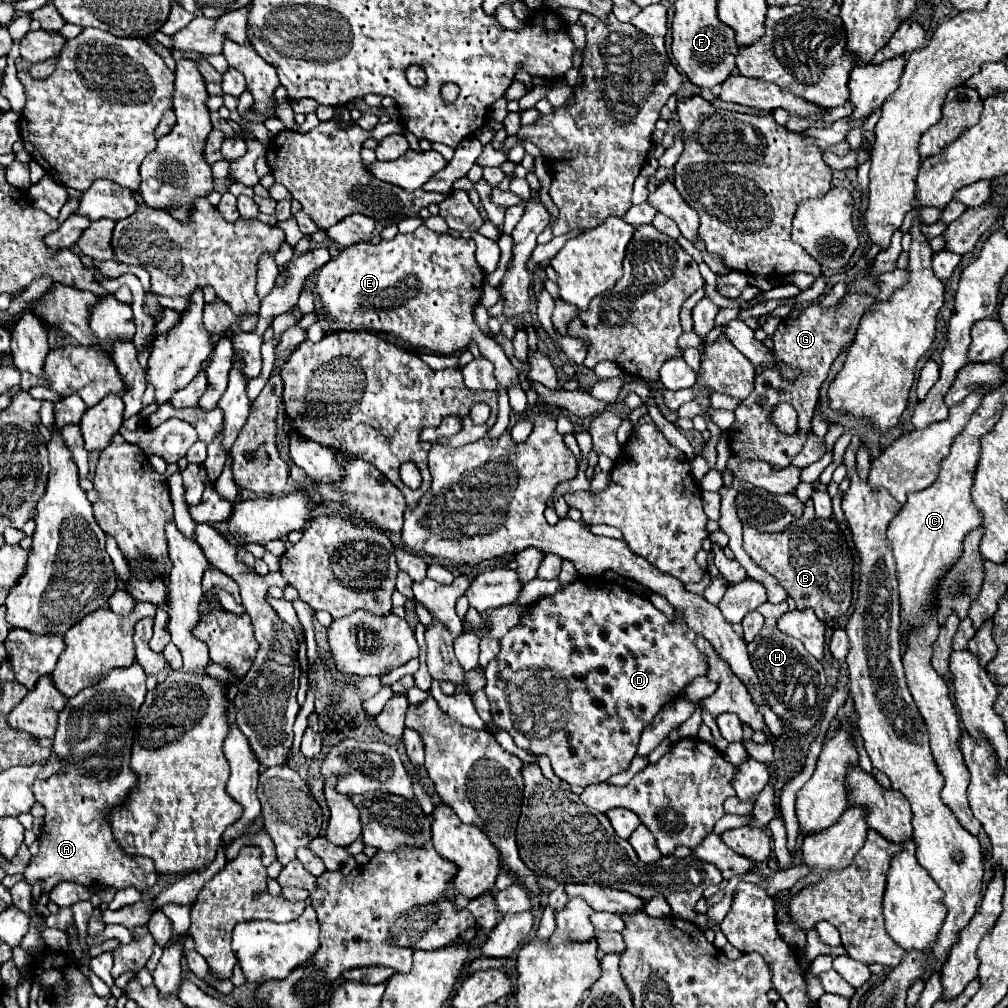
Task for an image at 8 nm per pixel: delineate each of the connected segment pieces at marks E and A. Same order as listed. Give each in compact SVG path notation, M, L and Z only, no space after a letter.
M419 226L411 234L397 234L389 242L371 244L359 242L345 248L339 256L329 260L317 270L315 288L325 312L347 330L367 330L389 342L405 342L411 348L427 348L435 354L457 354L469 340L475 340L481 354L493 362L495 380L501 388L519 386L519 372L505 356L503 348L497 346L491 338L483 336L479 326L473 320L473 310L483 294L485 270L475 260L475 240L473 238L453 238L449 234L433 232L425 226Z
M133 662L127 668L111 670L101 682L99 690L95 688L95 708L85 710L81 706L67 704L59 712L59 724L53 738L53 752L57 754L61 762L61 770L57 776L51 776L47 780L35 780L33 794L35 800L41 802L47 810L45 814L45 828L39 836L39 854L31 858L25 880L29 884L35 884L37 880L43 880L43 890L51 890L57 882L69 880L79 882L83 886L115 886L119 890L135 886L137 890L145 890L155 884L157 872L151 858L143 856L129 856L119 848L115 842L107 822L105 822L105 808L113 808L125 802L125 796L135 788L137 776L129 768L129 756L131 756L131 744L133 744L133 732L135 732L135 716L139 712L139 706L145 700L145 678L147 674L143 668Z

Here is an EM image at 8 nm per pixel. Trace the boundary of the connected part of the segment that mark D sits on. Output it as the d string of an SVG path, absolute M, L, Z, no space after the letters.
M601 576L597 578L581 578L575 580L563 588L559 588L553 596L543 596L539 600L535 600L533 604L529 604L523 614L521 620L515 628L511 628L505 638L501 638L501 650L499 654L487 664L485 668L485 694L489 698L491 704L491 718L495 722L495 726L507 730L515 744L523 750L533 752L535 756L549 756L551 758L551 766L555 770L555 774L569 782L569 784L577 784L577 786L589 786L595 782L605 782L611 774L625 770L633 756L635 756L635 744L639 742L639 736L643 732L643 728L647 728L647 724L651 724L651 720L655 718L655 714L667 706L671 700L677 698L677 694L681 694L681 690L695 678L705 674L707 670L707 660L705 656L695 648L693 640L695 640L695 632L691 632L679 614L675 614L677 624L667 620L663 612L659 612L645 596L635 596L633 592L629 592L627 588L605 580Z

